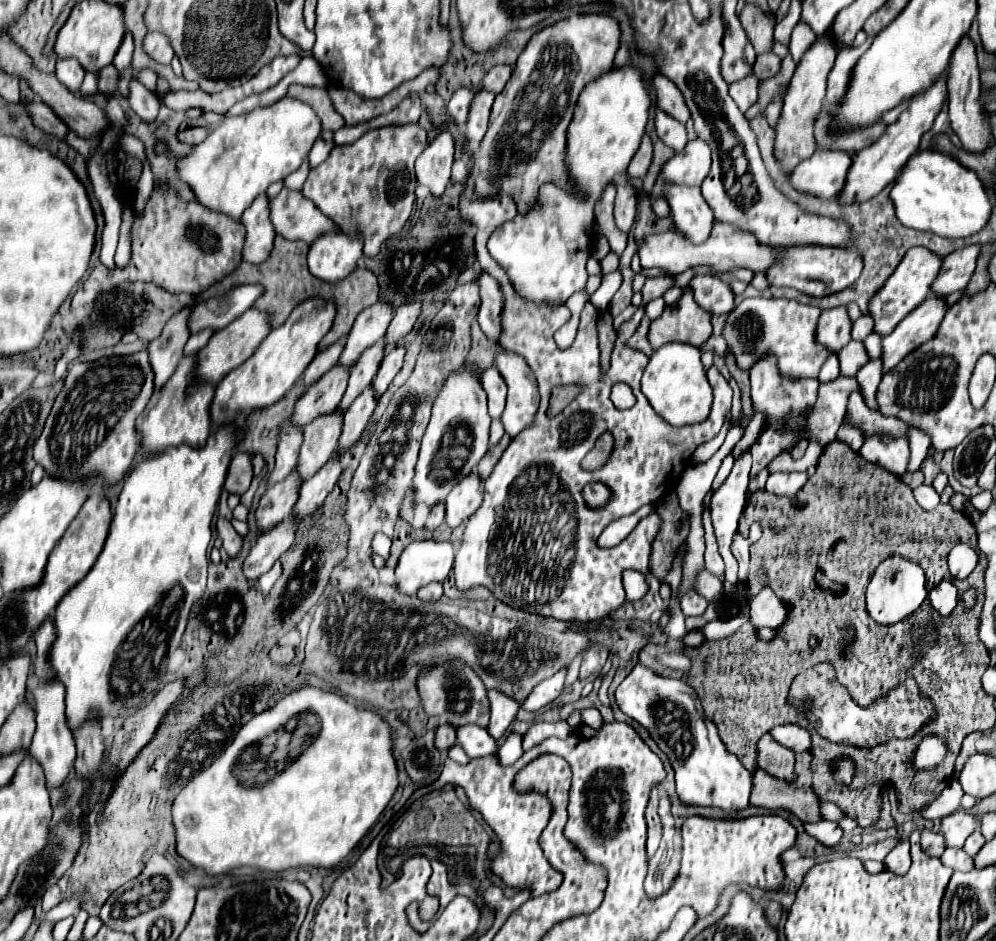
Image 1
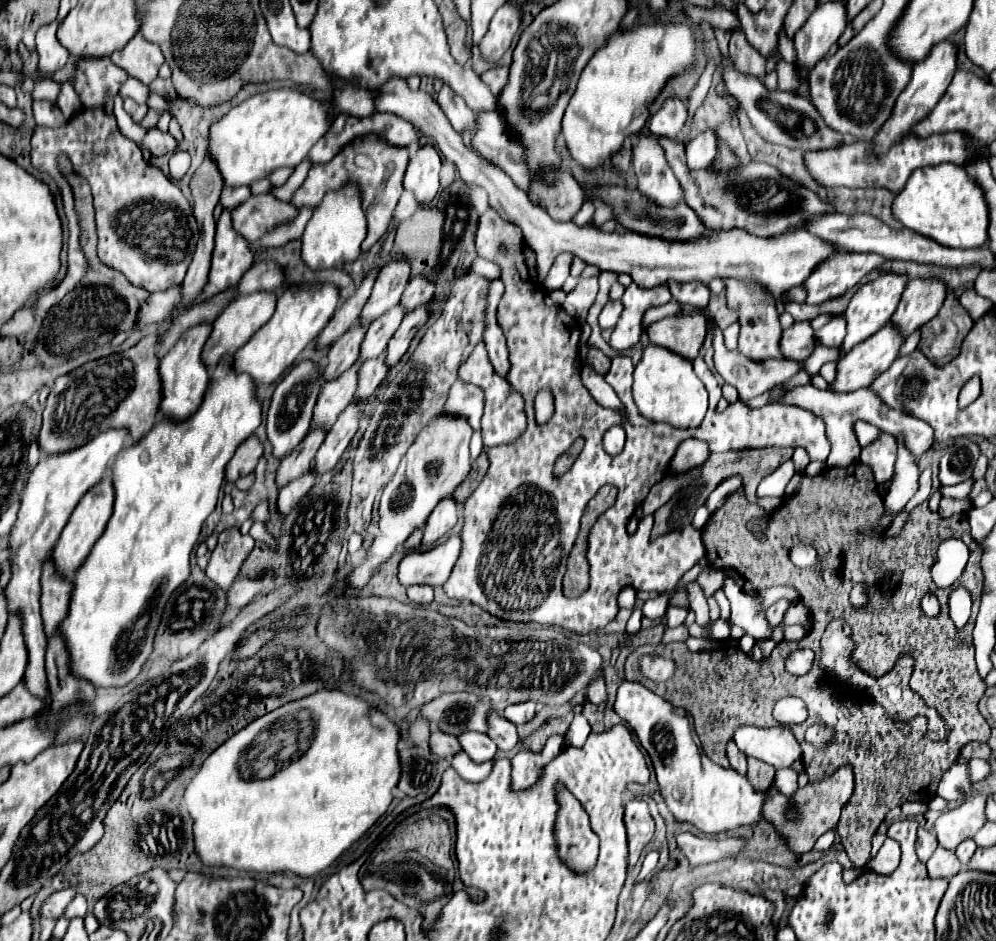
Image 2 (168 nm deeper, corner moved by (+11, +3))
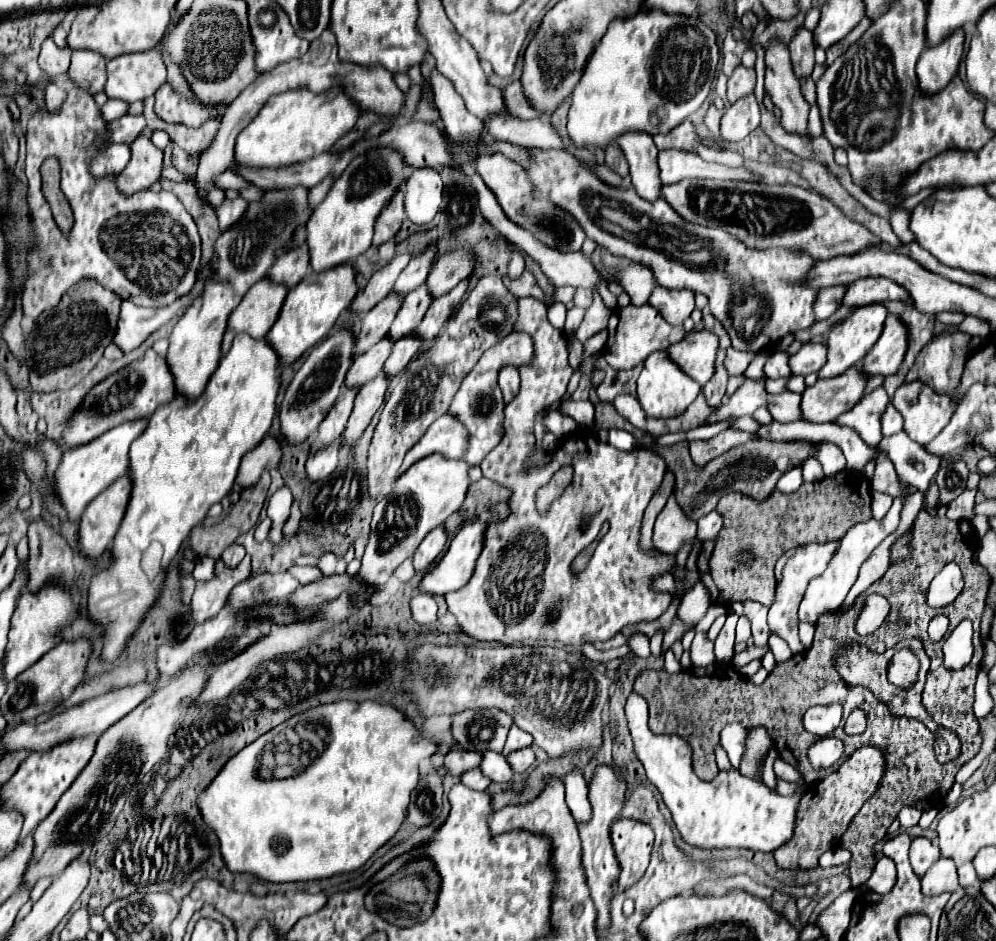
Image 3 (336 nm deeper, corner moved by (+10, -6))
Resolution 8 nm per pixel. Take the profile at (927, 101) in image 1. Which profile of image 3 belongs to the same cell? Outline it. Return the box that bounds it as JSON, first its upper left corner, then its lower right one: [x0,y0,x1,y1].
[916,29,964,95]

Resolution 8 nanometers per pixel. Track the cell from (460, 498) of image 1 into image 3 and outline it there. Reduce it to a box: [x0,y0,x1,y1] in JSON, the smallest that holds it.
[414,525,446,571]

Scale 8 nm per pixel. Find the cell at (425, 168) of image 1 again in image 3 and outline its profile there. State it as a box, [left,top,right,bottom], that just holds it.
[406,169,442,225]

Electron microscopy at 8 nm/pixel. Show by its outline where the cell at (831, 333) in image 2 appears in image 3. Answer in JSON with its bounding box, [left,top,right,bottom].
[788,343,824,375]

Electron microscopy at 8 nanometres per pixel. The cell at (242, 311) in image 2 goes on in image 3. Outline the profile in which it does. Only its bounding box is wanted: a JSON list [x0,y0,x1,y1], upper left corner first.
[222,277,288,355]

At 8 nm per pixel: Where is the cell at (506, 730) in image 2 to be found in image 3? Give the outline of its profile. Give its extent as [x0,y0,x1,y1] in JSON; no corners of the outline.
[506,747,534,773]

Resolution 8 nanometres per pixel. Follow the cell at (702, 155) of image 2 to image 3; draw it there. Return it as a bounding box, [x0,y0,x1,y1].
[720,95,760,141]

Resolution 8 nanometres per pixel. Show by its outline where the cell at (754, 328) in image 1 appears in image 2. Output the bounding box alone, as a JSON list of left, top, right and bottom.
[723,322,741,350]

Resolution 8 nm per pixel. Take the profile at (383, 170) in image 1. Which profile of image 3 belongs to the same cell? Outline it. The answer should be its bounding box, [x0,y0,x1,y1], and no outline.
[372,189,406,247]

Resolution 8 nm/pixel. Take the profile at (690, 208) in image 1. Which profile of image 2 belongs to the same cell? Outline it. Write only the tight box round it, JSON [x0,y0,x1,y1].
[633,136,683,208]

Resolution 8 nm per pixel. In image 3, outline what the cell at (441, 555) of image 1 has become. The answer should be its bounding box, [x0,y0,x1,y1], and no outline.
[420,521,486,595]

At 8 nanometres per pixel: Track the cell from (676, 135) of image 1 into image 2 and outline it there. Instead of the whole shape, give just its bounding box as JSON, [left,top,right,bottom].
[657,138,833,236]

